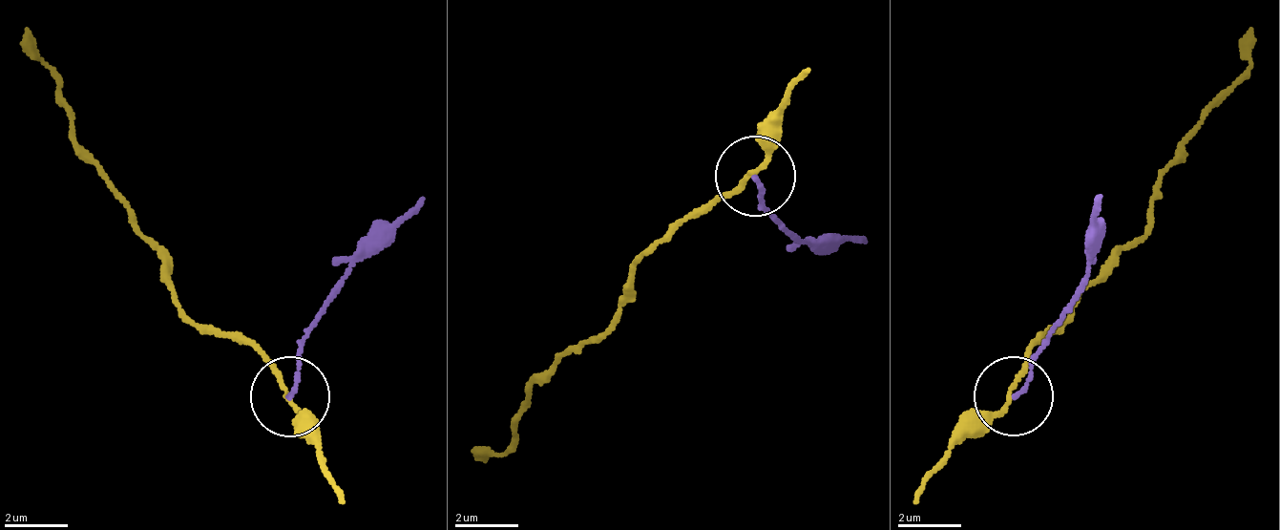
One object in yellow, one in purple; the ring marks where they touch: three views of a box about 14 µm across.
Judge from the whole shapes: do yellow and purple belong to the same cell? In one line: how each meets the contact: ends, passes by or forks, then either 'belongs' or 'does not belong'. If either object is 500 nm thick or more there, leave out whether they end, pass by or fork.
yellow passes by; purple ends there; does not belong

